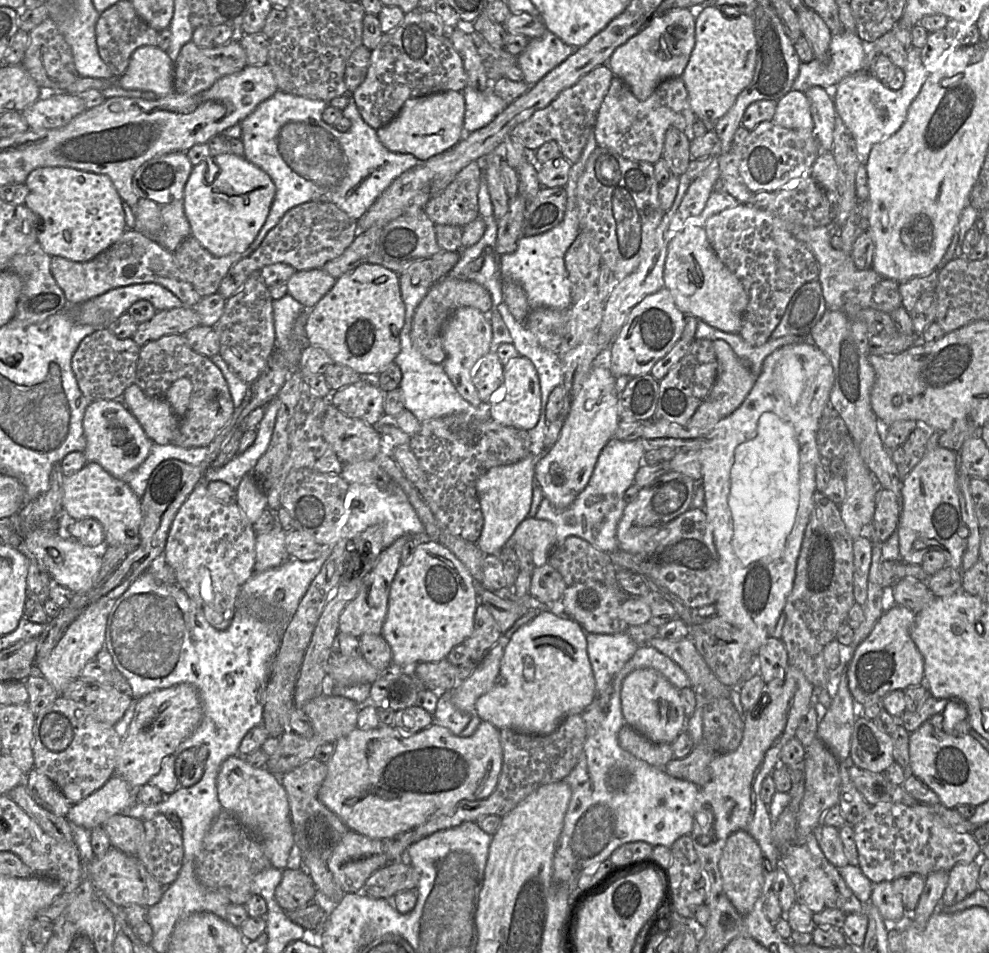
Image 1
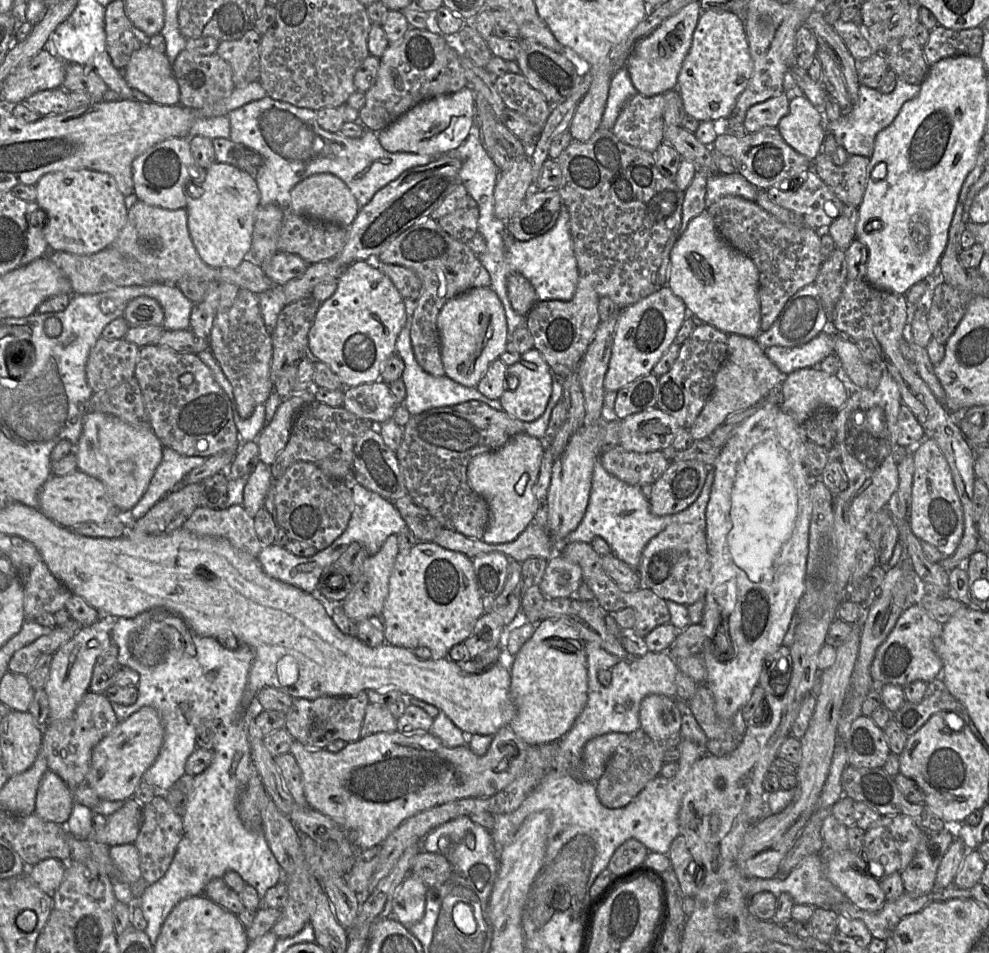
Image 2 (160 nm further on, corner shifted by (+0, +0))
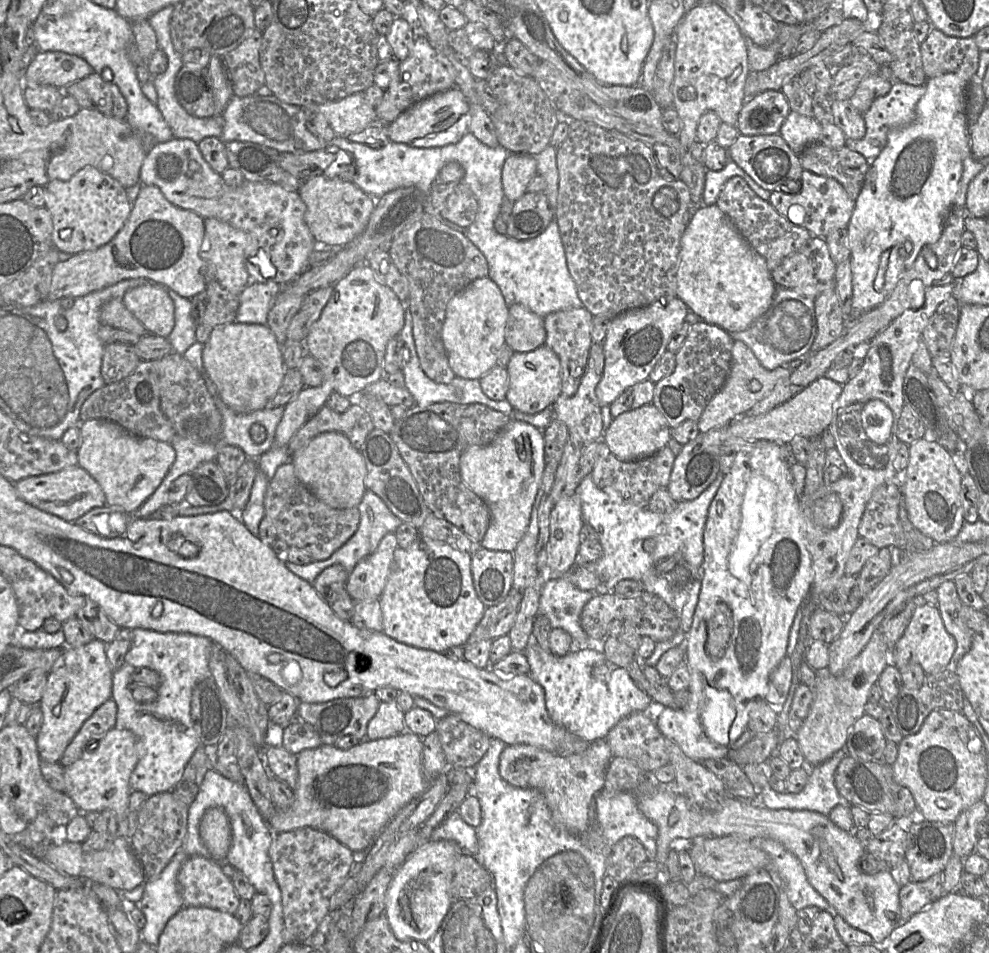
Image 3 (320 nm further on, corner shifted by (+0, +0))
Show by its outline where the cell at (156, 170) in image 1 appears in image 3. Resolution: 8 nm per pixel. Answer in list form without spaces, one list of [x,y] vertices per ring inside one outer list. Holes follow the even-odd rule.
[[[173,138],[151,147],[140,168],[140,183],[157,186],[169,202],[177,207],[191,210],[203,219],[216,218],[244,231],[248,238],[244,264],[252,281],[274,282],[285,286],[309,267],[309,254],[318,242],[314,240],[304,221],[306,206],[297,190],[288,191],[279,184],[247,180],[240,186],[230,187],[224,183],[221,174],[216,173],[205,161],[197,143],[188,138]],[[190,160],[198,162],[200,166],[198,171],[190,171]]]

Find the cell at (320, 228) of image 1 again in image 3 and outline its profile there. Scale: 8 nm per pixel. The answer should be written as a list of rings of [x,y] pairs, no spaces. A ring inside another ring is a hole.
[[[213,280],[204,291],[191,299],[191,314],[197,325],[211,327],[235,321],[239,308],[239,295],[232,294]]]

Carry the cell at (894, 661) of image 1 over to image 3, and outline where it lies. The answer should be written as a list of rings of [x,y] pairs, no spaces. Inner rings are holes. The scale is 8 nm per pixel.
[[[922,604],[916,607],[902,637],[890,649],[890,662],[897,668],[909,663],[918,663],[926,675],[930,675],[951,667],[951,660],[956,646],[955,638],[945,629],[938,607]]]

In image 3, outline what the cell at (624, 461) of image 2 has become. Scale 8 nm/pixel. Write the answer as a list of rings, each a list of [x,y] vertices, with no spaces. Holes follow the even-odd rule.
[[[599,440],[596,460],[590,475],[598,488],[612,488],[626,501],[647,508],[652,495],[659,489],[667,488],[675,458],[669,447],[665,446],[649,457],[622,461],[612,454],[603,440]]]

